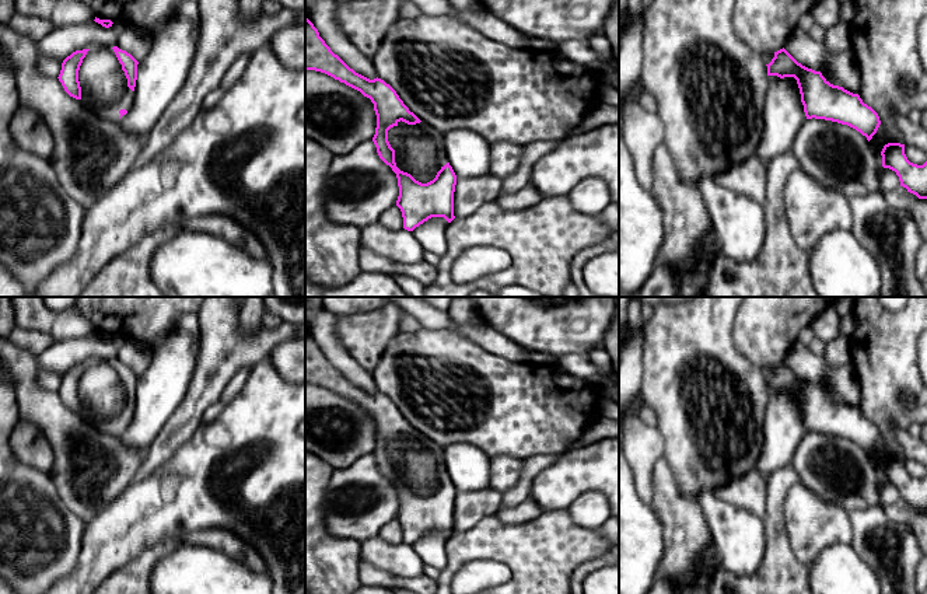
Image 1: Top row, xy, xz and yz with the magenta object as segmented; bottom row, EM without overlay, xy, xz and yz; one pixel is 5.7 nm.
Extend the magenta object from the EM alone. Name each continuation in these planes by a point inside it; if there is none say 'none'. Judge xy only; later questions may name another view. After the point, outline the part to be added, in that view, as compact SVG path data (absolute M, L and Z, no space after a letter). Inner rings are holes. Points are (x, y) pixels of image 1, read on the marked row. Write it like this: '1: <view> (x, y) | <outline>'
1: xy (104, 86) | M91 48L80 66L78 81L81 101L106 122L118 122L120 118L119 111L129 111L133 105L134 92L127 87L127 78L112 48Z

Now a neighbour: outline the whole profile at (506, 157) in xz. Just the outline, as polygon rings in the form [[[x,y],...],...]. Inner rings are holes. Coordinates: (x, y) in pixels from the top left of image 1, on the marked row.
[[[497,141],[490,144],[490,174],[499,179],[504,179],[514,174],[521,164],[522,146],[508,141]]]

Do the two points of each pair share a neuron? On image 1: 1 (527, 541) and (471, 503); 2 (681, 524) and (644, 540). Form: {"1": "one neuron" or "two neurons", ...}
{"1": "two neurons", "2": "two neurons"}

